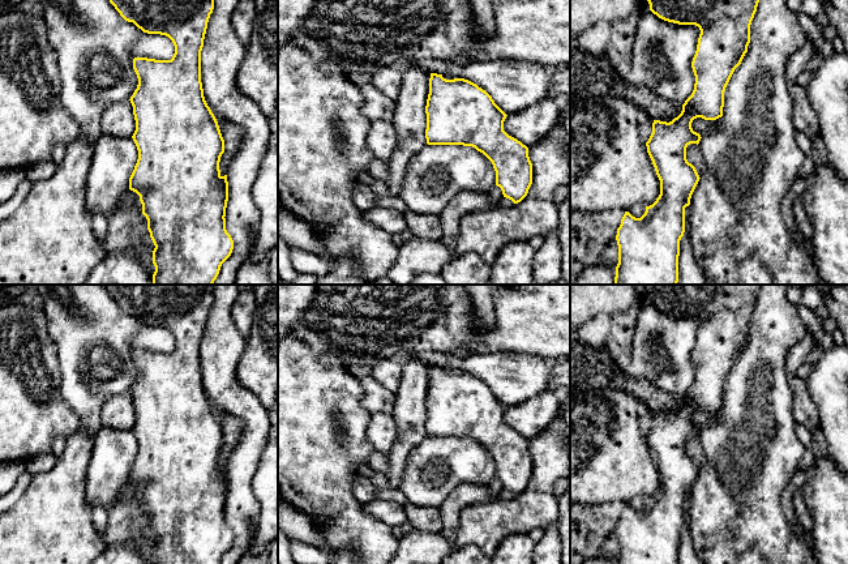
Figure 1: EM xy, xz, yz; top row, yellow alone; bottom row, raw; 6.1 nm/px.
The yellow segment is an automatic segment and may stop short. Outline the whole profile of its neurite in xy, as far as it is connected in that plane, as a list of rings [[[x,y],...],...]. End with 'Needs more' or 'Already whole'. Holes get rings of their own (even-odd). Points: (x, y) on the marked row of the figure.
[[[110,0],[110,3],[125,21],[133,22],[144,33],[166,35],[175,46],[175,54],[171,60],[155,60],[147,57],[133,59],[133,69],[137,74],[138,85],[129,99],[133,106],[136,120],[136,131],[132,138],[138,150],[138,159],[129,178],[129,189],[140,196],[142,214],[147,219],[147,230],[155,245],[153,251],[153,264],[155,266],[153,285],[213,285],[219,274],[222,264],[231,256],[234,249],[234,240],[226,230],[224,218],[228,201],[228,181],[227,175],[222,176],[219,170],[220,157],[224,153],[224,140],[218,121],[205,101],[201,82],[201,51],[204,47],[207,22],[214,9],[214,0]]]. Already whole

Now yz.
[[[647,0],[650,10],[659,18],[678,24],[695,25],[701,34],[697,51],[691,61],[695,76],[694,90],[682,104],[681,114],[672,121],[654,120],[652,133],[646,142],[647,153],[652,161],[656,175],[660,180],[660,195],[656,201],[646,206],[641,218],[625,212],[621,225],[617,228],[618,264],[616,266],[614,285],[677,285],[678,282],[678,256],[680,240],[685,232],[685,208],[690,205],[691,195],[699,181],[695,167],[686,159],[686,148],[690,144],[699,144],[701,134],[694,132],[691,123],[697,118],[716,120],[723,116],[724,91],[734,72],[741,64],[750,43],[750,25],[757,12],[759,0]]]. Already whole

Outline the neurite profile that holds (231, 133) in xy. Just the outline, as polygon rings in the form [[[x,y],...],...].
[[[220,120],[218,125],[224,140],[224,153],[222,154],[219,162],[220,176],[224,176],[227,175],[235,153],[239,149],[241,129],[236,124],[228,123],[226,120]]]

